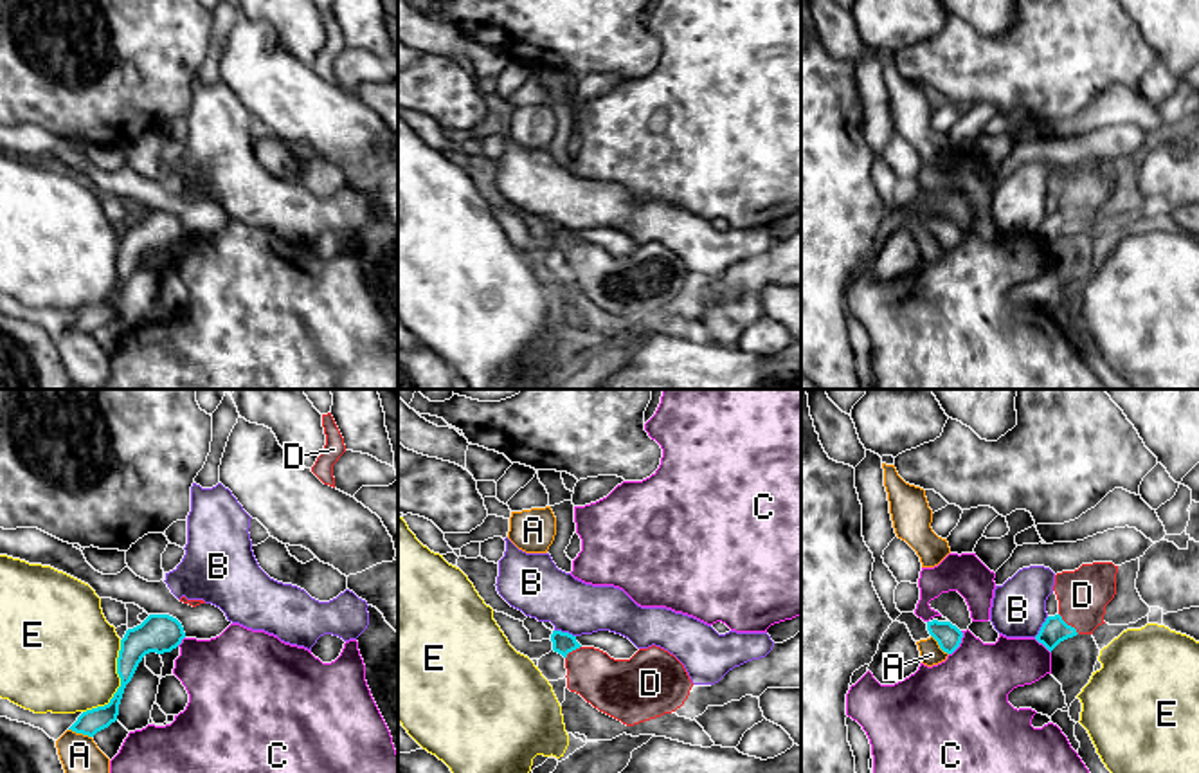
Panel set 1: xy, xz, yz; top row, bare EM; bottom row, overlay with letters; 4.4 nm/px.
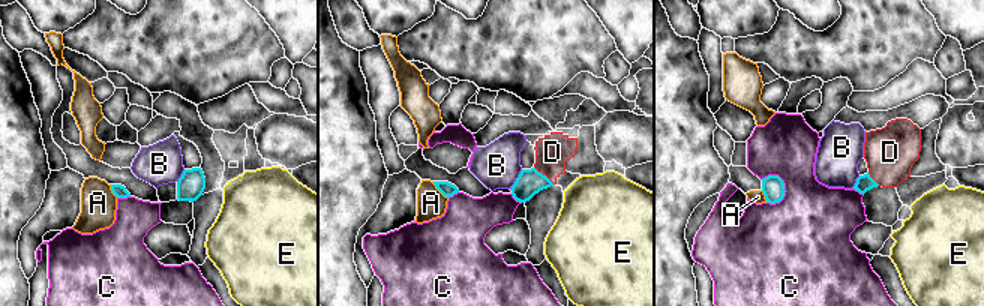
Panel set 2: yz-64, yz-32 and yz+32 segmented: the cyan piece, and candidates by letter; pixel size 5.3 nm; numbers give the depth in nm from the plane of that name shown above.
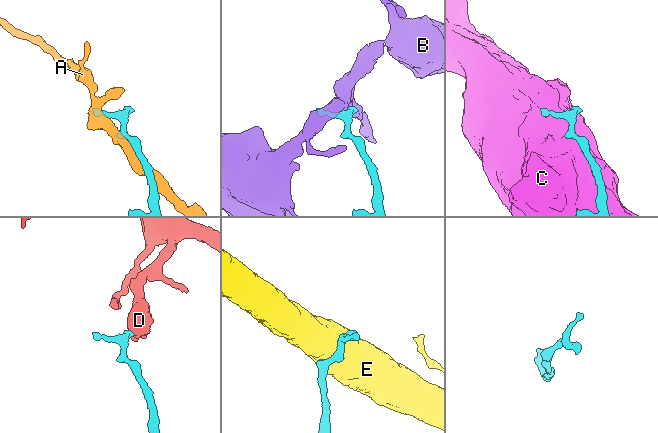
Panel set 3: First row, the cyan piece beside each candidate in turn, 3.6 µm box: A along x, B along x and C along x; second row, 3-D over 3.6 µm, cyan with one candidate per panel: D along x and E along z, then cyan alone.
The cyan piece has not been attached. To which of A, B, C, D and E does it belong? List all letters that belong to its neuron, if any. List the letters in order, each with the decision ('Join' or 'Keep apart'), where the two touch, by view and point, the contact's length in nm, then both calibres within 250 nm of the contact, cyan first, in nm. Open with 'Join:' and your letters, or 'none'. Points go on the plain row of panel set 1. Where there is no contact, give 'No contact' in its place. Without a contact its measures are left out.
Join: D
A: Keep apart. Touches cyan at xy (80, 328). Shared border 110 nm. Thickness 110 nm (cyan) against 200 nm
B: Keep apart. Touches cyan at xz (566, 229). Shared border 100 nm. Thickness 100 nm (cyan) against 260 nm
C: Keep apart. Touches cyan at yz (960, 238). Shared border 130 nm. Thickness 110 nm (cyan) against 380 nm
D: Join. Touches cyan at yz (1066, 220). Shared border 130 nm. Thickness 120 nm (cyan) against 220 nm
E: Keep apart. Touches cyan at xy (121, 280). Shared border 360 nm. Thickness 140 nm (cyan) against 440 nm

